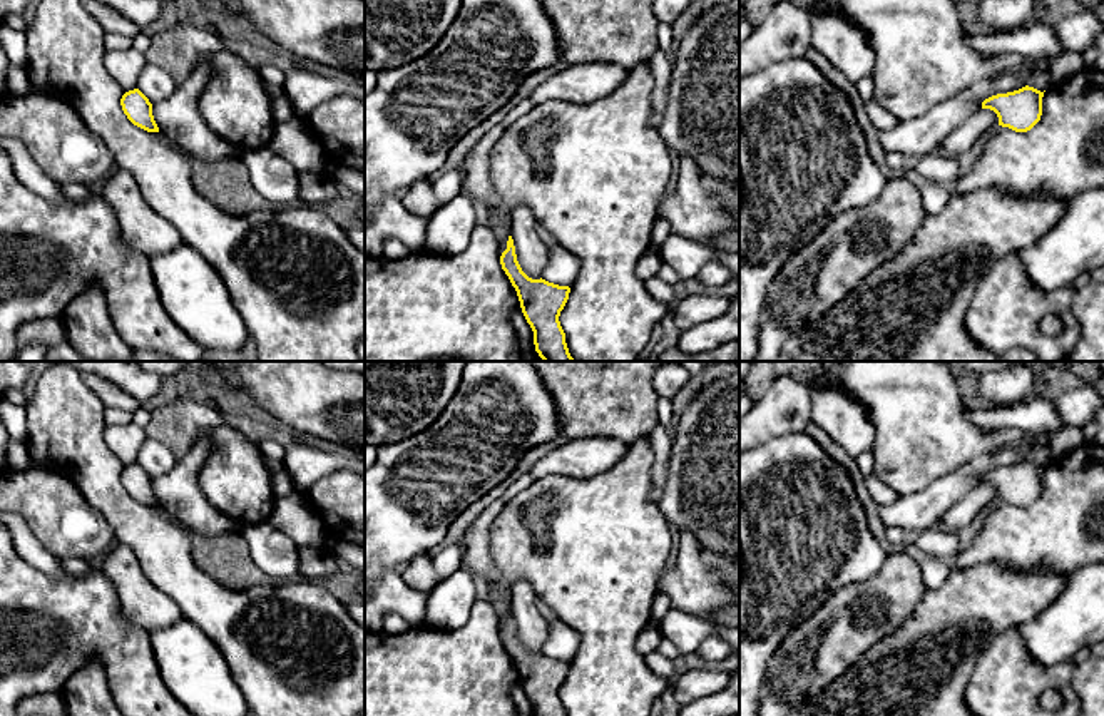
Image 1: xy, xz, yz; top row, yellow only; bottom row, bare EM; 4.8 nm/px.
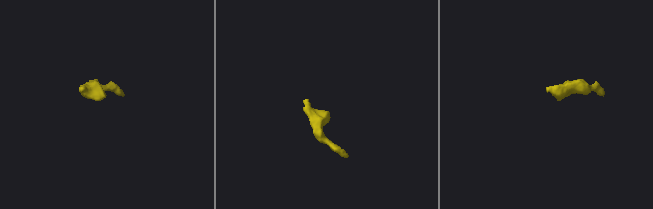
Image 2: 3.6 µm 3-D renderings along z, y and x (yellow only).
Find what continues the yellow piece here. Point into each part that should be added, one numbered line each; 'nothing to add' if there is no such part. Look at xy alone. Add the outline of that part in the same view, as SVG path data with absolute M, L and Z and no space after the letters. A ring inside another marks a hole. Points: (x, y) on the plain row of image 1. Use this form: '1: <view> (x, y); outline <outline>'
nothing to add

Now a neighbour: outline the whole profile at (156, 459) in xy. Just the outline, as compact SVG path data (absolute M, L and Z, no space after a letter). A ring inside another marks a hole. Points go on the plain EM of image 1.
M142 438L137 463L152 480L166 475L176 465L176 462L176 457L166 445L154 438Z

